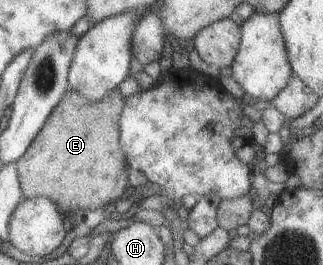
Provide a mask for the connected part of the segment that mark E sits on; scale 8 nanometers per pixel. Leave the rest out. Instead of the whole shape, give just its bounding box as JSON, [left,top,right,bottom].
[19,87,130,214]

